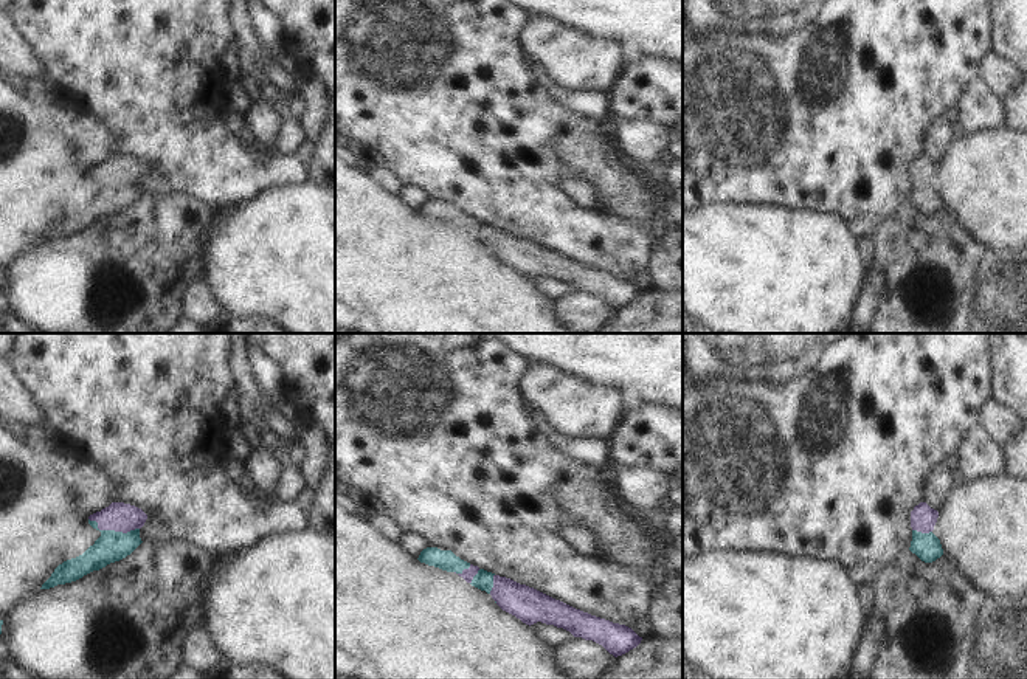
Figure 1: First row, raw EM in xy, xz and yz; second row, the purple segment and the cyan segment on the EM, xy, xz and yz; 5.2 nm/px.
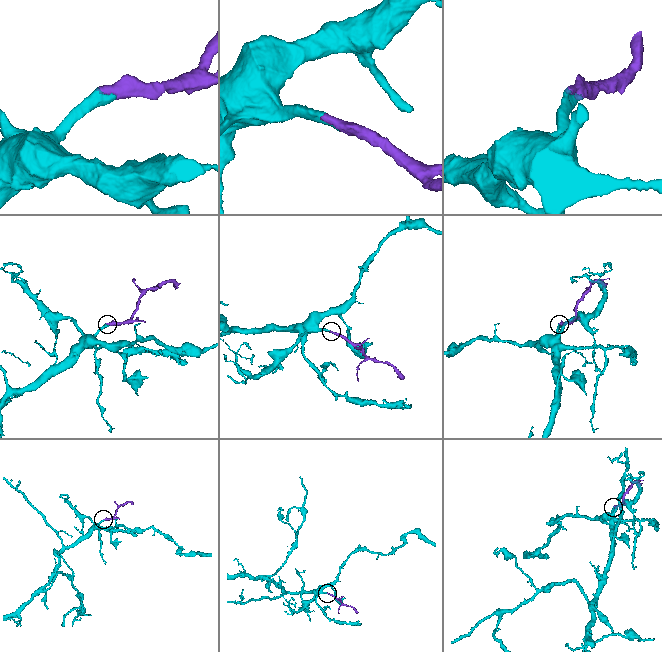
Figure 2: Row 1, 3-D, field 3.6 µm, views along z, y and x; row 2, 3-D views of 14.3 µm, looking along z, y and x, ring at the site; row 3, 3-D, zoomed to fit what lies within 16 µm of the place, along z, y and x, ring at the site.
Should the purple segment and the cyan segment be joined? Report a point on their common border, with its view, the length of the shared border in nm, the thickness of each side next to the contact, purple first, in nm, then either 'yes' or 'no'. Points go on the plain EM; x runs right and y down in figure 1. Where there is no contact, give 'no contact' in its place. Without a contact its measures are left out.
xy (112, 182) | 280 nm | 150/160 nm | yes

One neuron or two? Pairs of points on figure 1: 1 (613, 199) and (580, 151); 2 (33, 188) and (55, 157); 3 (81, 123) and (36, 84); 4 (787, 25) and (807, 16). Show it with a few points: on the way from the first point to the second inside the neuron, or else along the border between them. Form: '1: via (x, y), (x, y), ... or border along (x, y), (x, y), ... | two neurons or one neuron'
1: via (613, 186), (593, 163) | one neuron
2: via (33, 180), (47, 165) | one neuron
3: via (67, 121), (59, 118), (39, 98) | one neuron
4: via (791, 20), (796, 16), (802, 16) | one neuron

